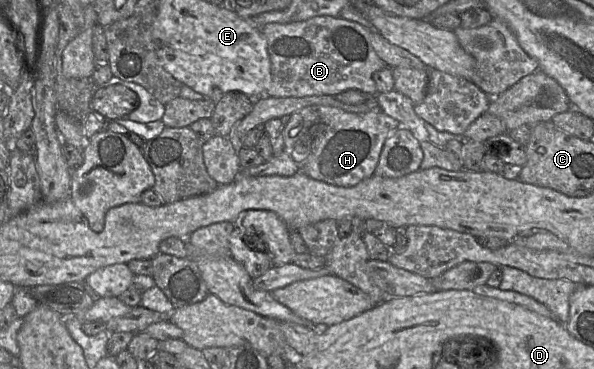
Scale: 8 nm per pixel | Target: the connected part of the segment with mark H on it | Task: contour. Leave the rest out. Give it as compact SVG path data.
M307 106L292 113L288 123L284 126L284 151L292 157L296 142L307 134L311 135L311 151L308 157L300 164L301 170L299 173L304 173L314 180L330 185L353 187L374 175L386 139L399 127L401 127L400 123L384 113L379 107L366 113L354 113L331 106Z

